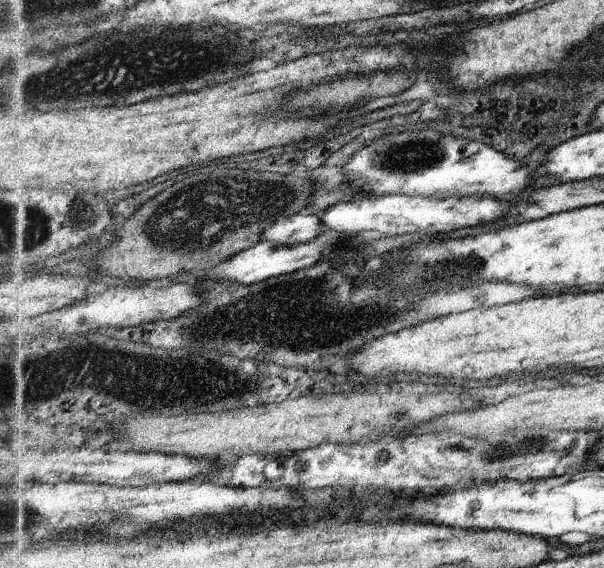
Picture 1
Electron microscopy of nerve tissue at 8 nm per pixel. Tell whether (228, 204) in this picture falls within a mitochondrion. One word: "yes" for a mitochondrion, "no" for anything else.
yes

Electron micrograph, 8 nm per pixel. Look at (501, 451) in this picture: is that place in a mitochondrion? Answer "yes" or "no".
yes

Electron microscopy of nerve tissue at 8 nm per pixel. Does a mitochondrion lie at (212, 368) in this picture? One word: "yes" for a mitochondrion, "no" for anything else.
yes

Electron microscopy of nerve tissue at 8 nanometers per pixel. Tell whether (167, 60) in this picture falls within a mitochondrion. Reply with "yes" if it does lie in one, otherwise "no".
yes

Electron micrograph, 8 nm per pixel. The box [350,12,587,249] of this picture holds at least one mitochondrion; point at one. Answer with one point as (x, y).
(408, 156)

